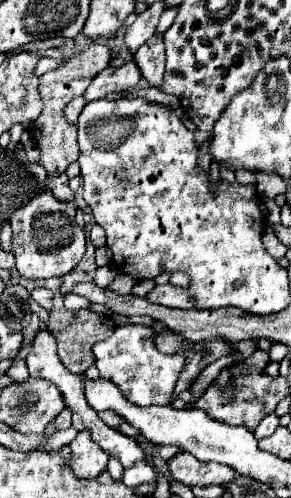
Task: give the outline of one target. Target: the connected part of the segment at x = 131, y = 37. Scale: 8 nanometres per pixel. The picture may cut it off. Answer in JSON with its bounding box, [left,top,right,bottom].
[125,1,165,53]

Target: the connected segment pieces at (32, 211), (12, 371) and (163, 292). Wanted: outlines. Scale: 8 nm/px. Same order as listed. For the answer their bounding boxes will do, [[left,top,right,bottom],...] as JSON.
[[9,195,85,279],[7,359,29,381],[145,285,193,309]]

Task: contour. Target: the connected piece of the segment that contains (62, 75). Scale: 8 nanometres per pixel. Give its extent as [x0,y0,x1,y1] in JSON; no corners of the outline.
[29,41,111,177]

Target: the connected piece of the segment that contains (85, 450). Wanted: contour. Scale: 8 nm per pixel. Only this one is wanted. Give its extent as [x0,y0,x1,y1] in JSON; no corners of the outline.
[67,431,107,479]

